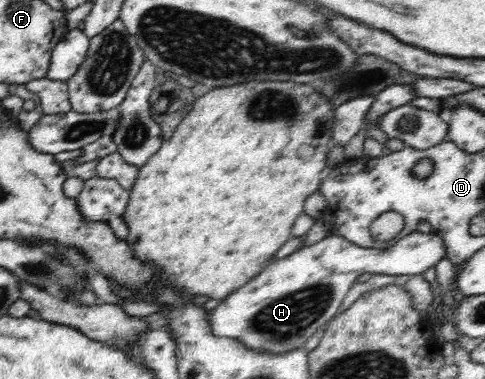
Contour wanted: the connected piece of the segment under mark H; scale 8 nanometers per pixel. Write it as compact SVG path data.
M412 231L386 249L363 248L345 240L343 236L332 234L312 246L304 246L297 252L275 258L263 271L237 291L225 296L207 312L207 325L212 336L231 338L244 345L247 350L265 352L272 356L282 356L284 352L302 348L304 342L315 330L324 327L334 318L342 298L356 277L364 272L370 274L421 274L434 266L441 256L445 255L444 242L436 232L424 233Z

